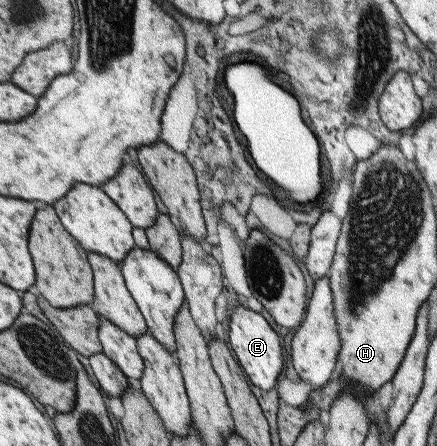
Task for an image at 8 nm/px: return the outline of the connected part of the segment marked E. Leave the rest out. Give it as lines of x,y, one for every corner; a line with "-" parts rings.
236,306
230,314
228,343
233,347
237,360
251,379
252,385
262,391
271,391
282,371
282,347
278,343
278,335
270,329
266,320
249,308

